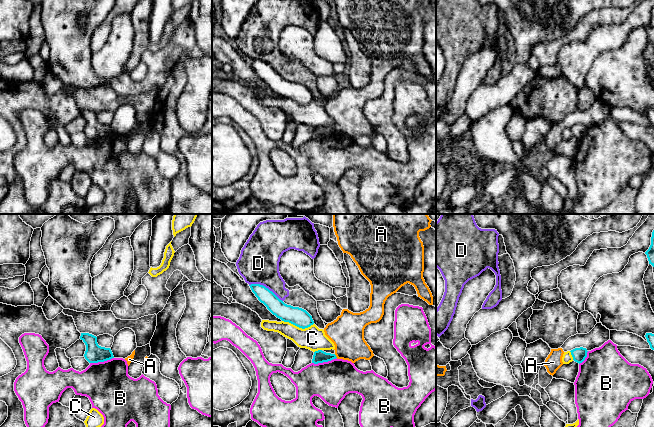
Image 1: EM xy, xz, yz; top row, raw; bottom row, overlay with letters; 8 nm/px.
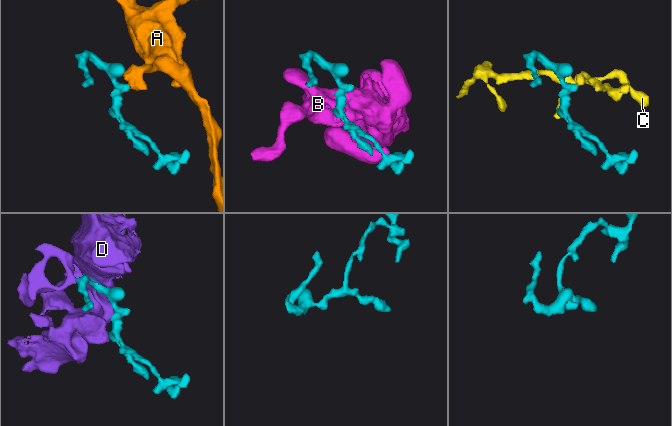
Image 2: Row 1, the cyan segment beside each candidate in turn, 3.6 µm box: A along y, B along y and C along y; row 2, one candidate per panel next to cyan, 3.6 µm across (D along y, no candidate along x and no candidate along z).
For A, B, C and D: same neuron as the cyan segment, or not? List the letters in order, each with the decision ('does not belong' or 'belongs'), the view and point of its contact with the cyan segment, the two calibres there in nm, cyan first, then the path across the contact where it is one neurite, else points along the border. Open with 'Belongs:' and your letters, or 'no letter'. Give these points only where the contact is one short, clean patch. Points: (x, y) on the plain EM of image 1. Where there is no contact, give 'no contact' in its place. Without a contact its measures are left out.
Belongs: no letter
A: does not belong; contact xz (335, 132); calibres 100 and 280 nm; border xz (334, 130), (337, 133)
B: does not belong; contact xz (324, 137); calibres 100 and 320 nm; border xz (336, 133), (327, 137), (312, 139)
C: does not belong; contact xz (298, 102); calibres 150 and 190 nm
D: does not belong; contact xz (265, 63); calibres 140 and 320 nm

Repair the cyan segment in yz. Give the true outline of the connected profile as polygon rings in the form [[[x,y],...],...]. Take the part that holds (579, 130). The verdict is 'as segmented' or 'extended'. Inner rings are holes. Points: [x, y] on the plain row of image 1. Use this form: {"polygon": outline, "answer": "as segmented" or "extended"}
{"polygon": [[[580,123],[580,124],[575,124],[575,125],[571,126],[570,128],[573,133],[573,136],[580,140],[587,133],[588,127],[586,124]]], "answer": "as segmented"}

